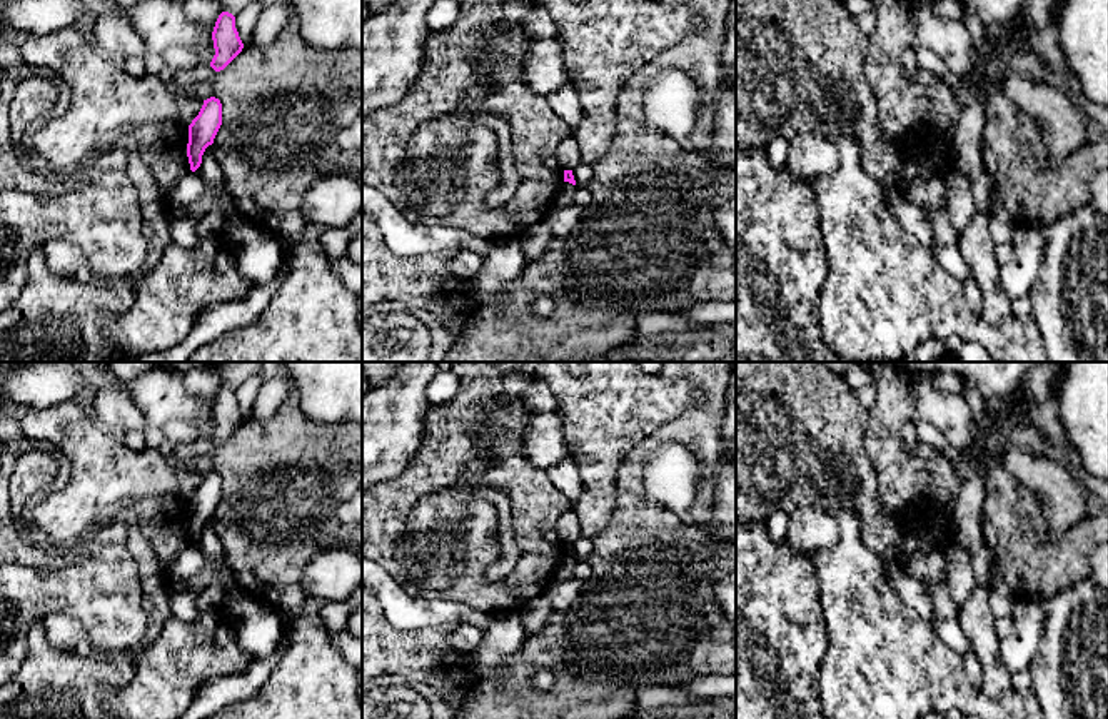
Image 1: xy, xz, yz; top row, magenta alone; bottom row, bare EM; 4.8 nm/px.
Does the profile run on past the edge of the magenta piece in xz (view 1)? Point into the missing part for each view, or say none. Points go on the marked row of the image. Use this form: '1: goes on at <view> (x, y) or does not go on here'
1: does not go on here

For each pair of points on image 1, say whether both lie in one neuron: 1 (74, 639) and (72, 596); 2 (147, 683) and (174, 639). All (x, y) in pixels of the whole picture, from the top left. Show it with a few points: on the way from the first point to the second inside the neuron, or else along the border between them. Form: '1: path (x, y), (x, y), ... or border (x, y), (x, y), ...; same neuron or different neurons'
1: border (40, 618), (50, 613), (74, 616), (92, 649); different neurons
2: path (157, 673), (166, 664), (167, 649); same neuron

